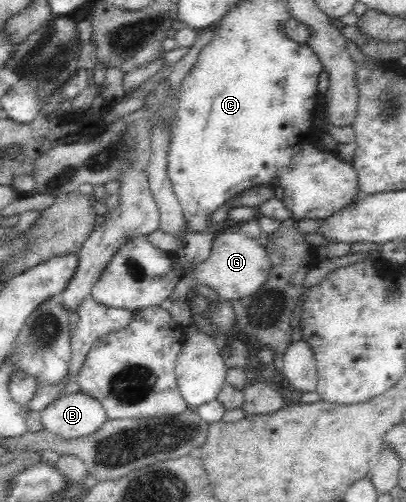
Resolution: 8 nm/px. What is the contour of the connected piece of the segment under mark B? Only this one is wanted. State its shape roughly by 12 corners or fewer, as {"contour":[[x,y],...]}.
{"contour":[[81,391],[40,412],[42,430],[64,439],[93,434],[104,407]]}

